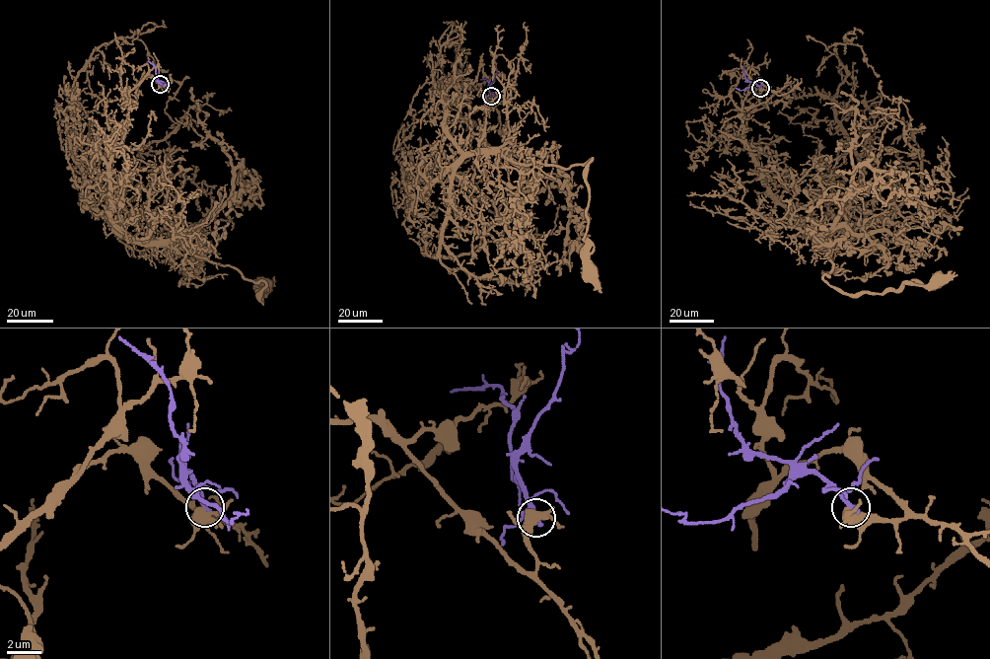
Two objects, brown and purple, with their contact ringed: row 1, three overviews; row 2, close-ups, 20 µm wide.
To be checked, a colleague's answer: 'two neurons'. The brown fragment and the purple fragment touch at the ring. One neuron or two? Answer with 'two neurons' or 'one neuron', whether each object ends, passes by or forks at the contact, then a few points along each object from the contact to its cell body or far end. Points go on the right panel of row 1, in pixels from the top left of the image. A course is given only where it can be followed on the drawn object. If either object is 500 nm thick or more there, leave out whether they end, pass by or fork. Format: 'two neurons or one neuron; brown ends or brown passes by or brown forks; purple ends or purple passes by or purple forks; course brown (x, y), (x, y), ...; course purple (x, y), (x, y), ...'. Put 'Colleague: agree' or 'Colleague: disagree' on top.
Colleague: agree
two neurons; brown forks; purple ends; course brown (760, 88), (747, 88), (743, 140), (765, 185), (827, 246), (823, 278), (852, 294), (938, 278); course purple (760, 88), (746, 80), (743, 66)

